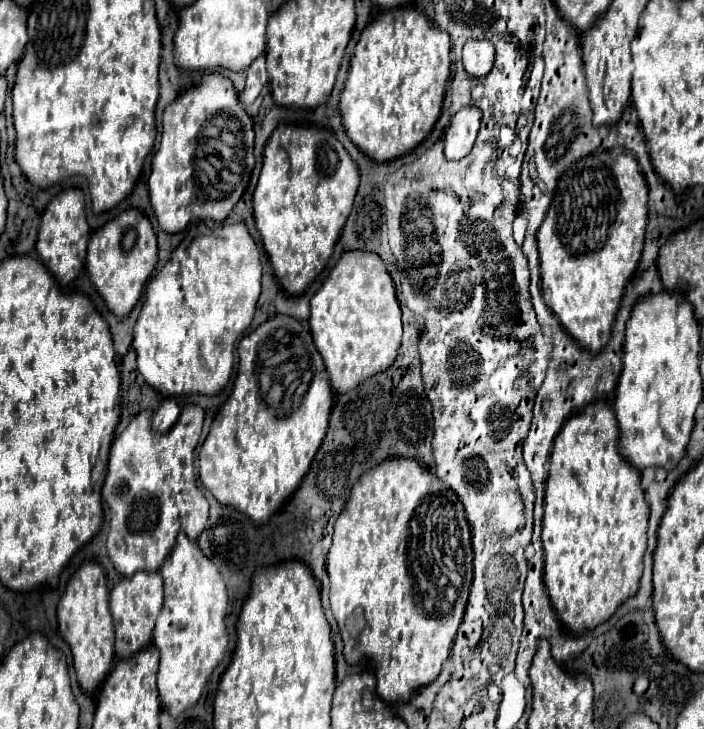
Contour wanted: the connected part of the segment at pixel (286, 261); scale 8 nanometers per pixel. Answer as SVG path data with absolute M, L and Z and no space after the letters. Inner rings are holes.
M278 126L274 130L264 150L264 164L252 202L256 228L262 236L262 244L268 252L272 270L286 294L300 296L308 288L308 284L326 268L342 226L352 210L356 190L358 166L332 132L304 126Z

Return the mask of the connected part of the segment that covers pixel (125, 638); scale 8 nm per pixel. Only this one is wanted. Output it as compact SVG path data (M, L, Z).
M142 572L134 574L132 578L124 578L118 582L110 592L110 612L114 618L116 630L116 656L130 658L152 640L152 630L156 626L156 618L164 606L162 594L162 576L158 572Z

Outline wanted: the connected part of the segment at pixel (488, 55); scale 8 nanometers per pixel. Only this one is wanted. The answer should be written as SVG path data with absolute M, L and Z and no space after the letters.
M468 40L464 46L464 68L476 78L484 78L494 64L494 46L490 40Z

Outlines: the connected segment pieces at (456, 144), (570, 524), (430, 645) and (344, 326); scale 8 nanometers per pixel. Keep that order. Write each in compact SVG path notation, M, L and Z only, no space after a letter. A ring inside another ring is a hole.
M462 108L452 116L444 134L444 154L448 160L462 160L470 154L478 136L480 118L482 112L478 108Z
M592 402L578 416L572 416L554 440L550 470L544 494L544 584L558 618L568 630L582 634L606 622L618 606L638 592L642 558L646 552L648 504L640 486L640 472L618 452L618 424L612 406Z
M390 458L382 464L378 464L376 468L362 474L362 478L356 482L356 486L352 488L350 500L346 502L346 508L342 510L342 514L338 516L338 520L334 524L334 538L332 538L332 548L328 552L326 570L330 576L330 606L336 616L338 630L340 630L340 636L344 642L346 662L358 664L362 658L368 658L372 662L372 668L376 672L374 674L376 676L376 694L386 704L394 704L398 700L408 702L416 690L434 682L442 670L442 664L446 662L446 658L450 654L452 642L456 638L458 626L460 626L464 610L466 610L470 586L472 586L472 534L470 534L470 526L468 526L466 514L464 514L464 504L458 500L458 496L450 490L444 490L442 482L414 458Z
M344 252L322 288L310 300L310 332L318 352L326 362L326 372L330 374L332 388L336 394L344 394L346 390L354 390L366 378L388 370L398 356L398 348L402 342L402 320L400 320L400 304L396 300L394 282L382 262L382 258L374 252Z

